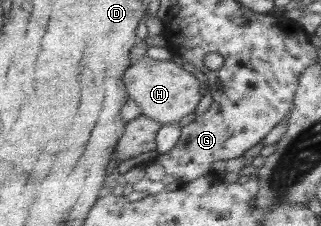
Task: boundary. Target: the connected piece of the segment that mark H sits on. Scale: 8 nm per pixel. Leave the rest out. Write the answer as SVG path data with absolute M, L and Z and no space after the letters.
M143 56L134 60L132 66L126 71L124 79L126 87L129 89L130 98L139 104L143 115L167 125L195 112L201 102L203 86L192 73L183 70L182 66L177 66L170 59L153 60L153 58Z

